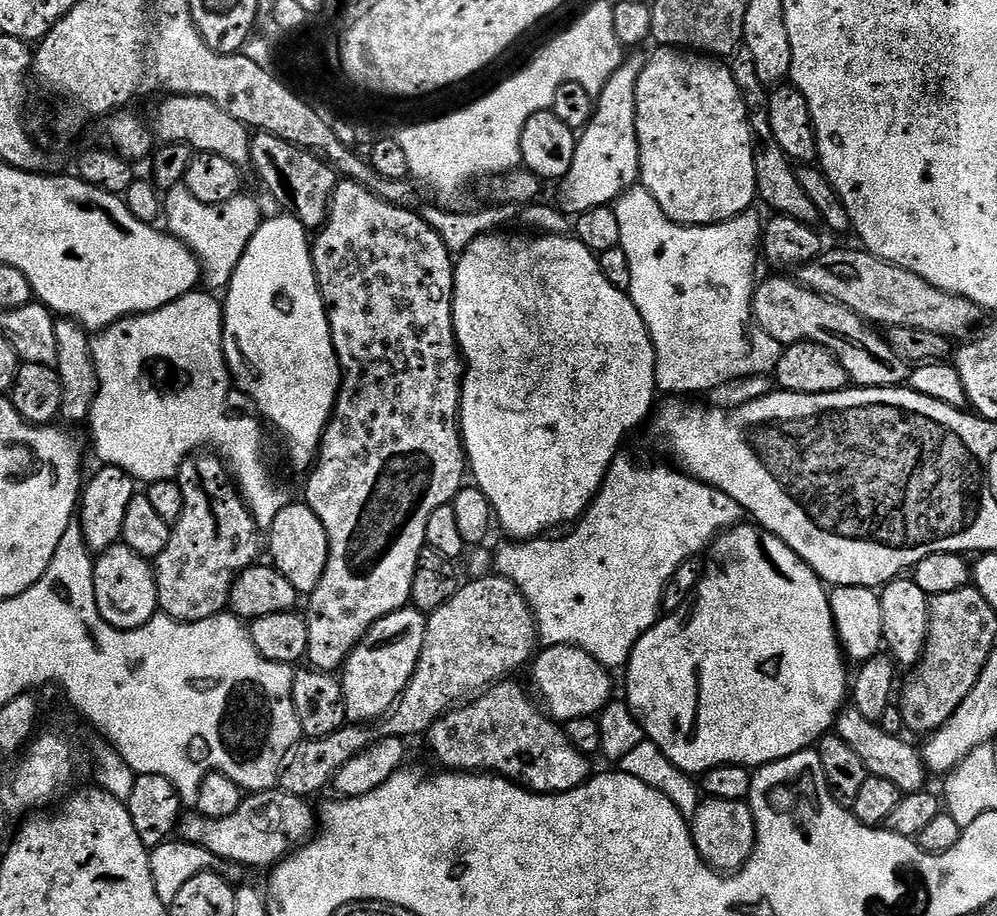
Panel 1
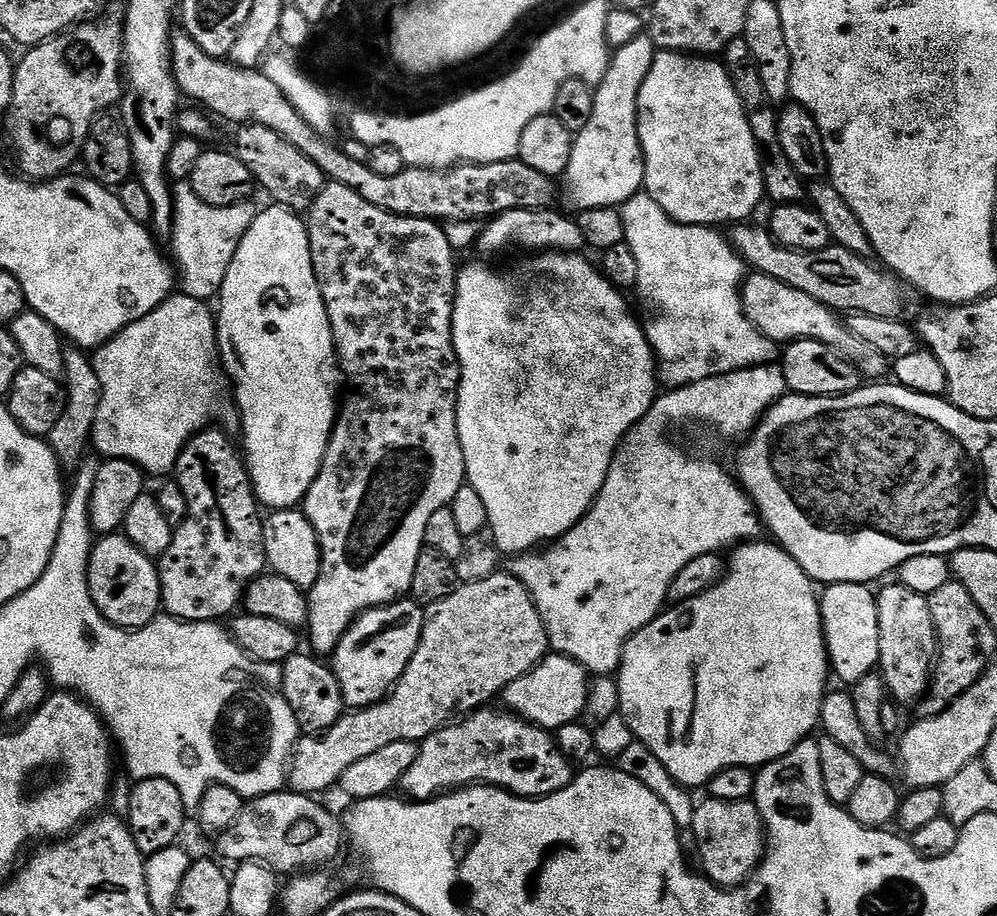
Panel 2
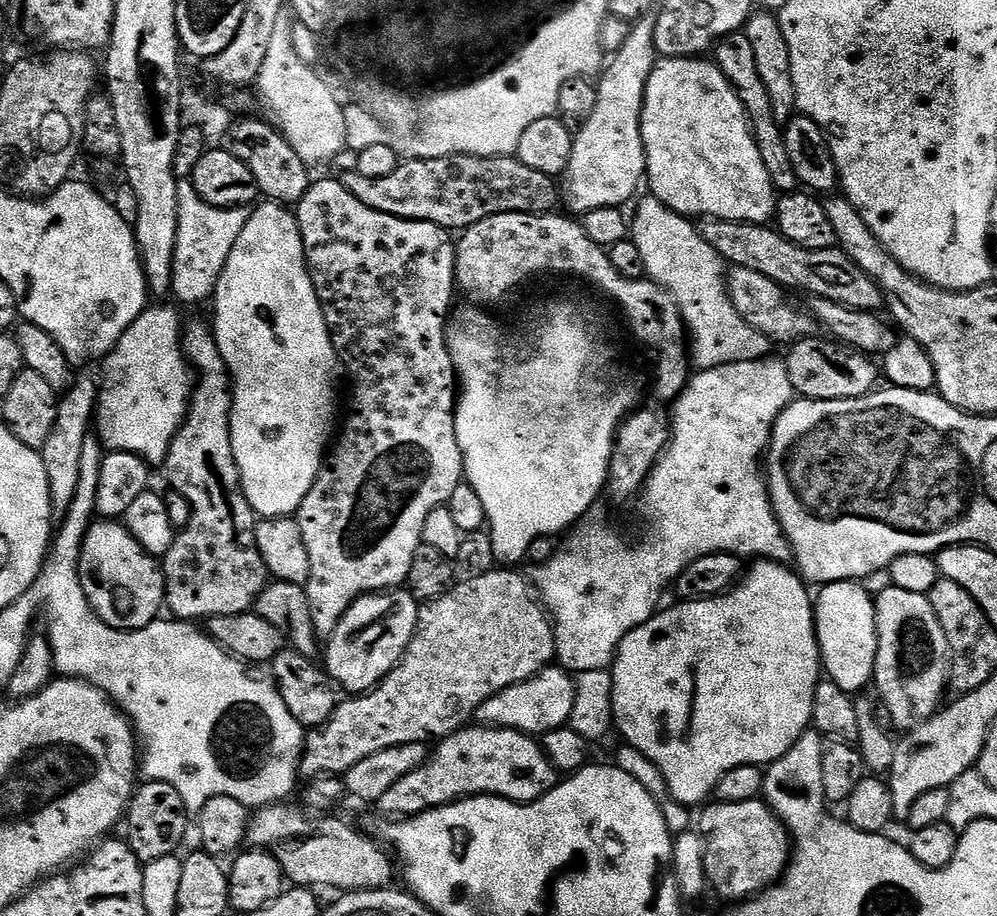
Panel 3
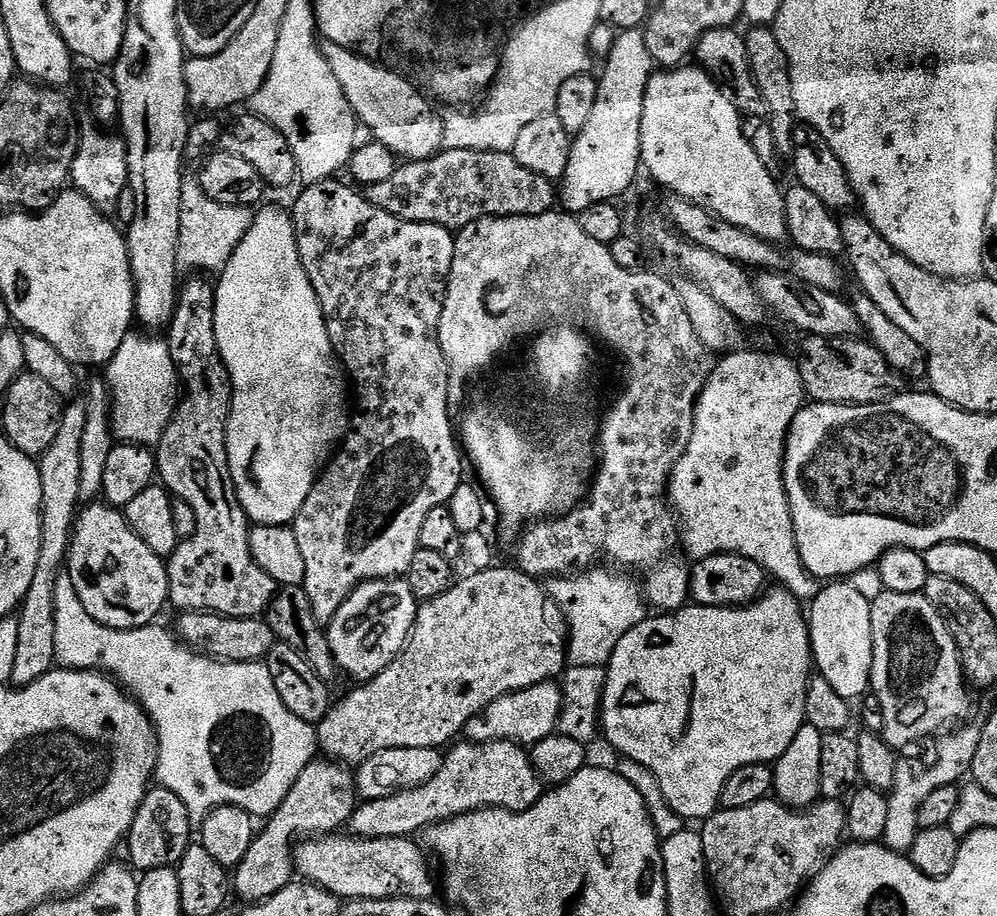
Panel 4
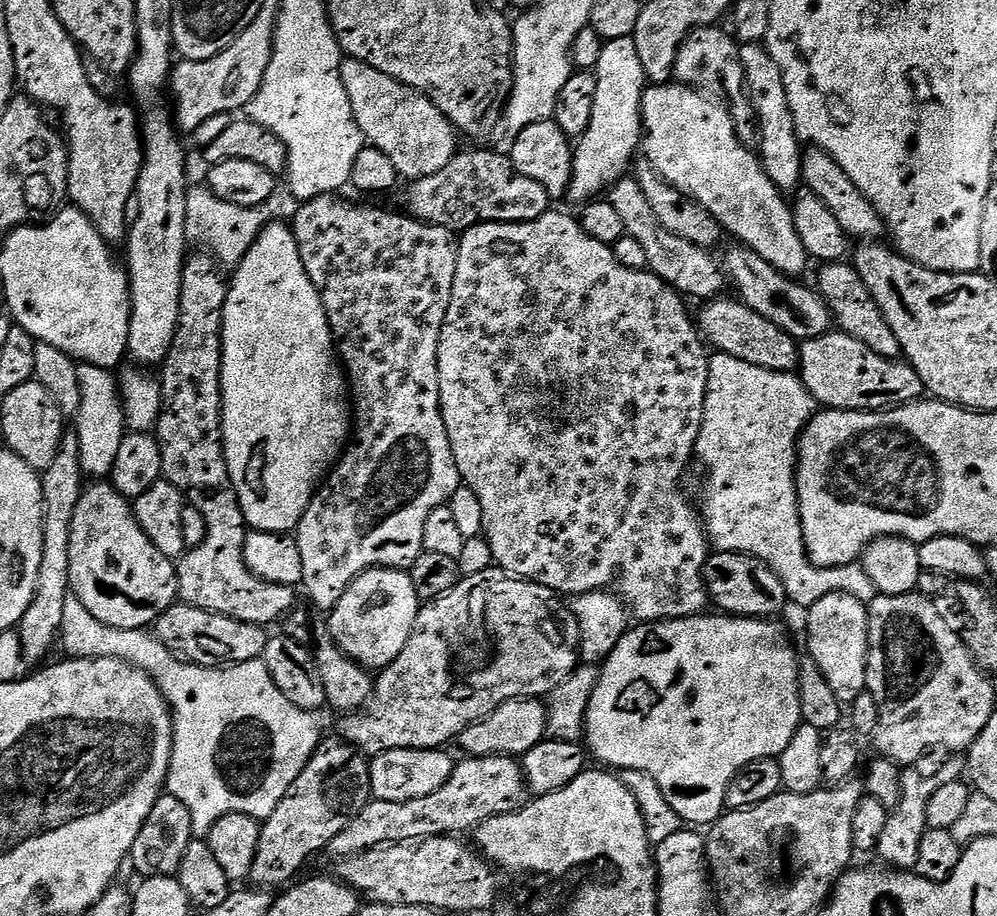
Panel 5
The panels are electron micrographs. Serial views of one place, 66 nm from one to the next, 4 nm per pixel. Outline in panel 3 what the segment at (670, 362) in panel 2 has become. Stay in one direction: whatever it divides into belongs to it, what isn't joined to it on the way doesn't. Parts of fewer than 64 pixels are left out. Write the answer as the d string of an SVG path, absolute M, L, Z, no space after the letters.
M646 196L637 206L635 214L632 214L630 238L638 246L642 262L646 262L647 279L653 280L659 288L665 288L672 295L690 337L691 363L697 369L717 368L734 362L754 362L765 359L771 353L768 351L774 348L773 341L767 340L761 332L751 328L738 314L738 310L734 310L728 297L725 262L714 250L714 246L710 246L710 242L700 236L697 225L689 217L679 216L661 200Z

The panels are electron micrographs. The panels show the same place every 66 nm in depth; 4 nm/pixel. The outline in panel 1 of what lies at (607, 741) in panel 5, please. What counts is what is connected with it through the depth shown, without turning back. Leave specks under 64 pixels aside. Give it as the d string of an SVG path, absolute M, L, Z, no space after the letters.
M741 522L735 528L720 533L707 549L707 556L708 561L706 559L703 561L700 581L696 583L696 590L690 597L690 603L661 615L656 625L638 638L630 654L626 665L626 673L628 672L626 703L633 718L639 722L645 737L652 740L654 746L658 746L658 750L662 750L662 754L678 770L689 774L703 774L723 764L742 764L749 770L755 770L761 764L773 764L782 758L790 758L790 754L809 751L820 737L833 731L836 717L840 715L850 696L850 672L848 676L847 668L849 665L846 663L832 621L828 601L829 589L814 569L805 560L798 558L798 554L794 554L794 550L786 546L786 542L782 542L782 538L778 538L773 532L768 532L755 522Z

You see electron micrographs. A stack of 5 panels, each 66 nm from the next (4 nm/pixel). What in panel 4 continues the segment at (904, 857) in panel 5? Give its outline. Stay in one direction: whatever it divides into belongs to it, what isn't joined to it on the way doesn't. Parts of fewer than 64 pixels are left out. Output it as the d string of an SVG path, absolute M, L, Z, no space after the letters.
M965 723L963 726L941 735L936 740L941 739L936 744L936 753L933 756L901 755L897 759L896 769L894 770L894 786L891 792L887 793L886 834L882 841L885 848L891 848L892 851L901 854L907 854L914 846L914 838L920 832L918 806L922 806L922 802L926 802L926 798L929 794L934 794L934 790L963 781L971 773L974 754L978 754L981 730L979 723L972 723Z

